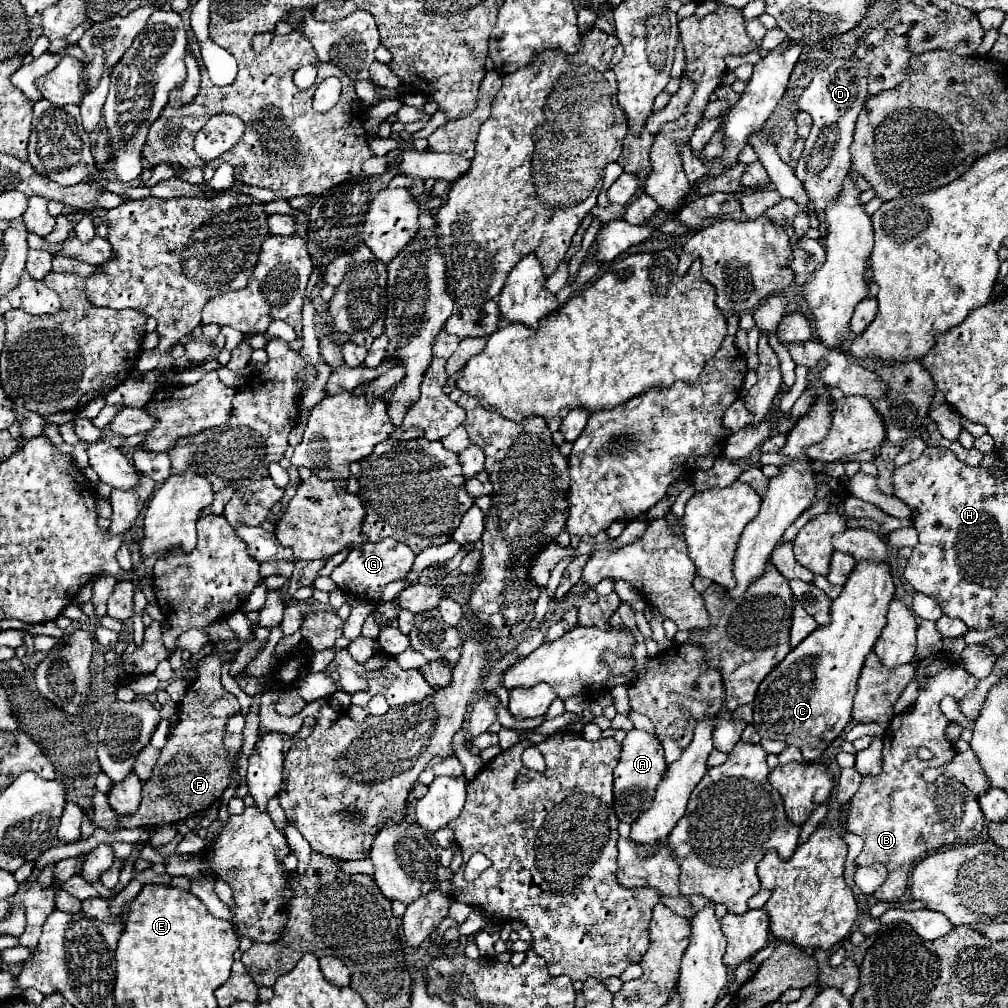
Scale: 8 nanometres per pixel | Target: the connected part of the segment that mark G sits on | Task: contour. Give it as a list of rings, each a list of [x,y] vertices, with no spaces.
[[[387,537],[379,543],[357,545],[347,555],[347,559],[335,567],[333,581],[345,595],[351,595],[359,601],[379,601],[385,585],[391,581],[403,581],[411,571],[411,567],[413,567],[413,551],[407,545]]]

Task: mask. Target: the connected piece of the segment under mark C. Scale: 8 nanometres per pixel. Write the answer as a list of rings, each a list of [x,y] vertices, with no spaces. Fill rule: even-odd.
[[[859,561],[855,565],[843,587],[843,593],[831,605],[831,623],[827,627],[817,627],[809,637],[805,637],[799,647],[791,649],[791,653],[759,685],[757,697],[753,701],[753,725],[761,737],[783,741],[801,749],[805,763],[813,763],[823,755],[823,751],[839,737],[839,733],[851,721],[857,679],[863,669],[865,657],[873,651],[873,645],[879,639],[881,629],[885,627],[885,613],[893,599],[893,593],[895,585],[887,563]]]

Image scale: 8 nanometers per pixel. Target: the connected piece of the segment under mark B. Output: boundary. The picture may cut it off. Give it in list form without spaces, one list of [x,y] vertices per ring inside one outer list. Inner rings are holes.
[[[947,667],[931,677],[927,687],[919,691],[913,707],[893,717],[889,723],[889,729],[883,735],[883,771],[877,777],[863,777],[859,791],[851,799],[845,831],[855,833],[865,841],[855,863],[883,863],[889,871],[887,881],[873,895],[877,901],[897,901],[907,891],[915,861],[921,861],[927,853],[941,847],[973,843],[985,827],[985,817],[977,803],[977,795],[965,785],[945,775],[939,775],[933,783],[923,779],[925,769],[939,767],[957,755],[953,743],[945,739],[945,727],[949,721],[939,709],[941,699],[945,695],[953,695],[961,701],[975,687],[977,679],[959,667]],[[919,747],[931,749],[935,759],[921,761],[917,757]]]

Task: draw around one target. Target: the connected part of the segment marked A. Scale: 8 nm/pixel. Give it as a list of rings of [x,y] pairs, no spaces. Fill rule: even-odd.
[[[639,729],[629,731],[623,741],[619,765],[615,767],[615,791],[613,793],[615,793],[615,813],[619,821],[633,823],[639,819],[643,811],[649,809],[655,797],[657,783],[663,779],[665,771],[667,771],[667,763],[665,763],[663,747],[659,739],[647,731],[639,731]]]

